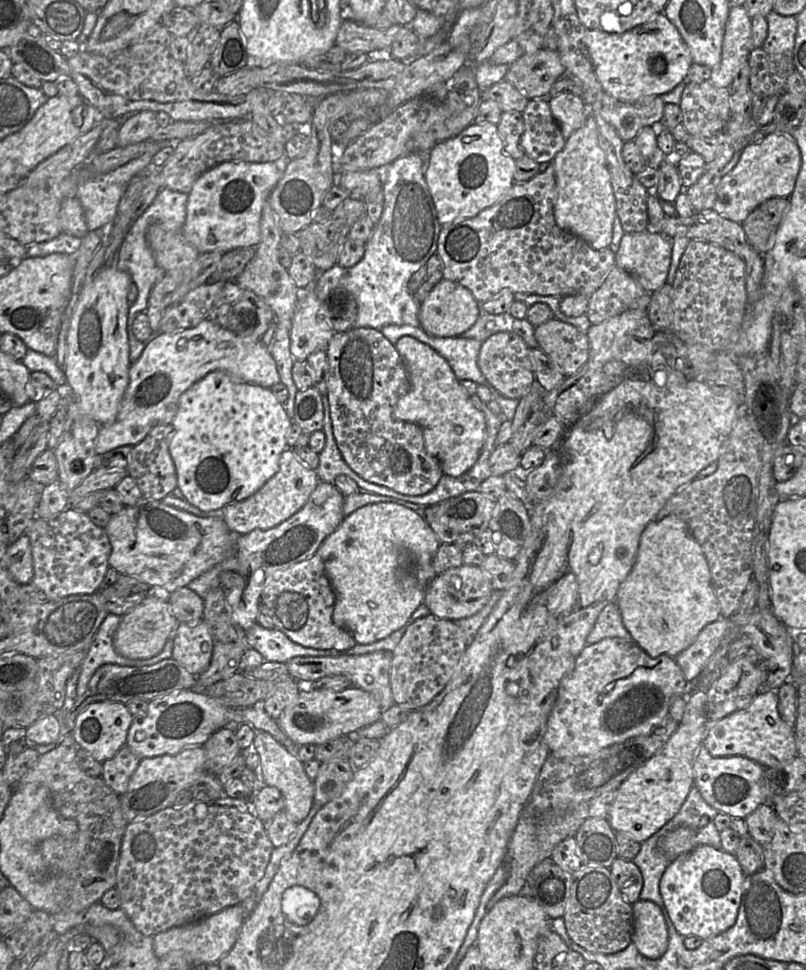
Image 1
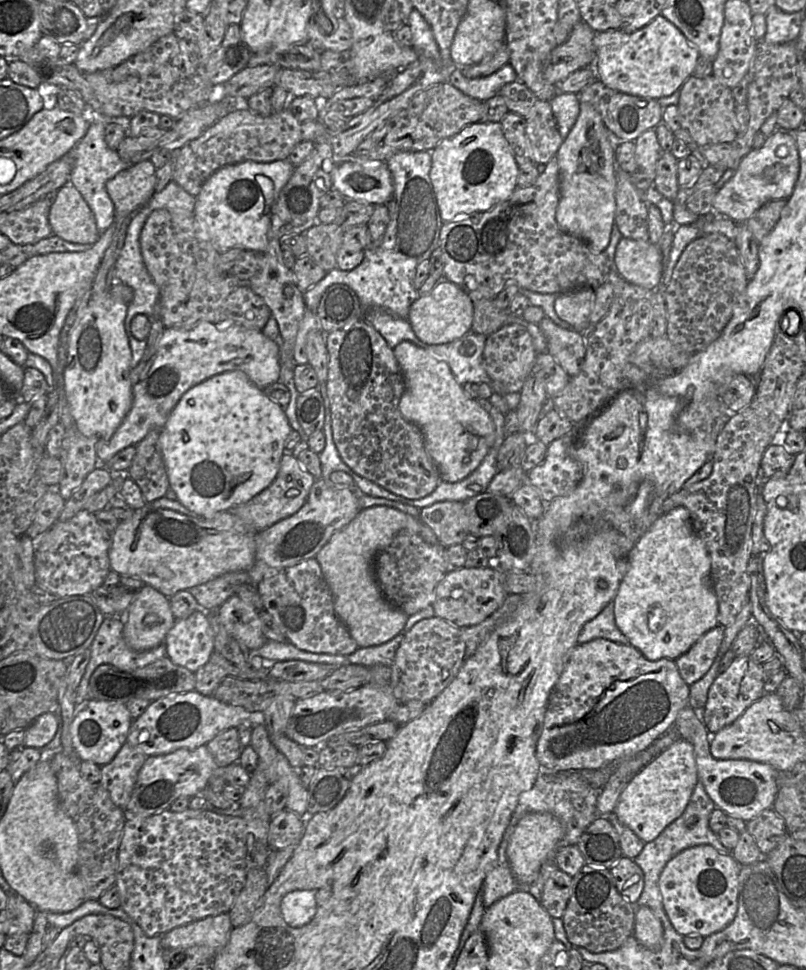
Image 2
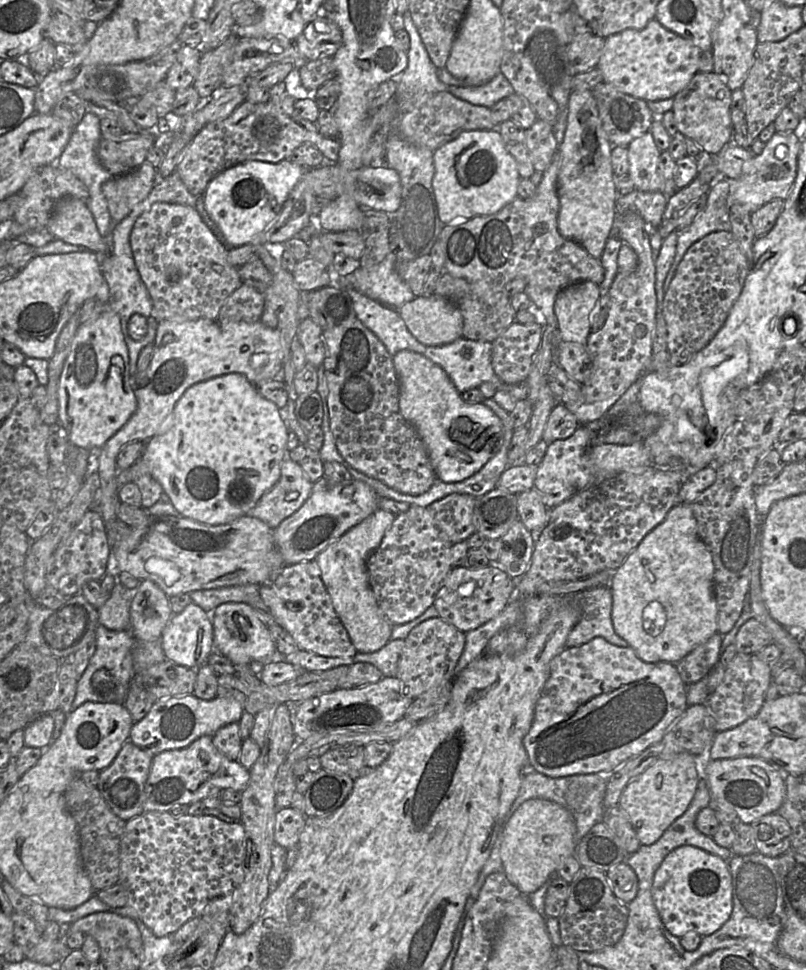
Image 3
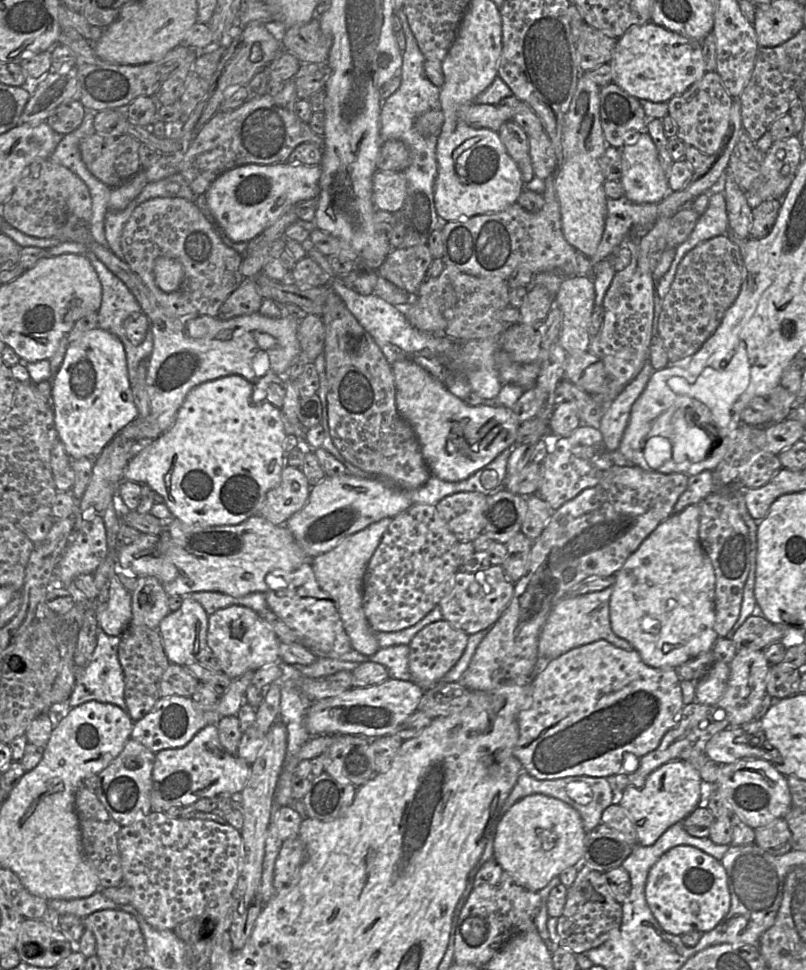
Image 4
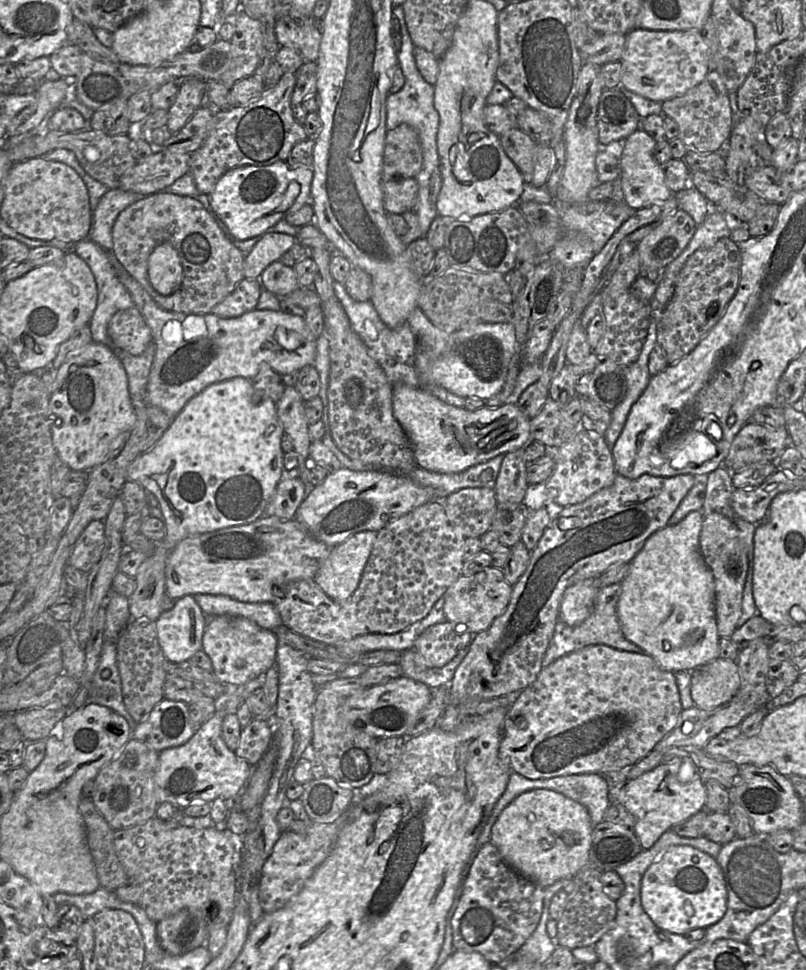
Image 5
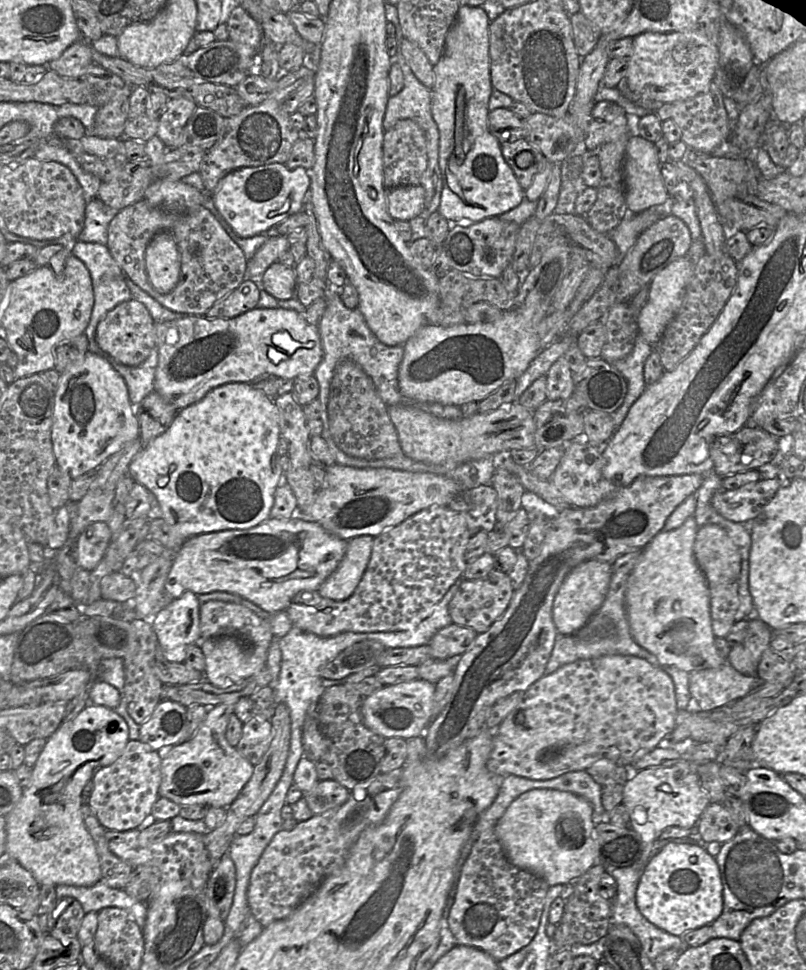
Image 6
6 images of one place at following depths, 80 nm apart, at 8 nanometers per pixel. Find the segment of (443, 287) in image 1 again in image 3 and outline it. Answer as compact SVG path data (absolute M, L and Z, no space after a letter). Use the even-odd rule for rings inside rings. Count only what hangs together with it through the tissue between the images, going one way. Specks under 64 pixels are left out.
M416 296L403 304L398 312L411 334L424 345L444 345L463 337L460 309L442 296Z

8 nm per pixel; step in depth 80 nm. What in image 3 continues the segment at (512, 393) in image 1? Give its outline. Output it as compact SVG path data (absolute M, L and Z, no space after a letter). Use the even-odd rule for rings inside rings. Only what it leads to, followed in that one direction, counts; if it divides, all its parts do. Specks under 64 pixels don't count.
M538 321L512 322L491 342L491 363L495 374L505 383L524 382L542 336L543 325Z

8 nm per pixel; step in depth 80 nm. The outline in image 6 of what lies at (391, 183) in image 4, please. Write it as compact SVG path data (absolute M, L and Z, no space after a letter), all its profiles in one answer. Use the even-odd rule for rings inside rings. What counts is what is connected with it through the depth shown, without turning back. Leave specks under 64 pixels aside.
M421 185L398 186L387 190L387 210L394 220L410 221L424 208L425 190Z

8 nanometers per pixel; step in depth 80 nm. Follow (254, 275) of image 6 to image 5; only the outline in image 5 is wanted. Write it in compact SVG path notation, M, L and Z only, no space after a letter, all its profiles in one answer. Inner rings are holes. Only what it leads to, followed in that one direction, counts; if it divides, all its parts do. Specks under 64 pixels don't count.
M267 231L259 238L244 258L244 276L248 279L258 279L266 267L290 250L296 240L292 235L272 231Z

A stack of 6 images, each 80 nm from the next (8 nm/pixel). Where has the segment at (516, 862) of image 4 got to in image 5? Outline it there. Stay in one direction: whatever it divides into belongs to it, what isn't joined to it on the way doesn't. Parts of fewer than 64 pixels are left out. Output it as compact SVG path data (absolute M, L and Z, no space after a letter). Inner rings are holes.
M533 789L516 797L500 814L492 827L491 840L504 862L523 878L546 888L558 880L574 878L589 863L593 823L582 804L548 789Z

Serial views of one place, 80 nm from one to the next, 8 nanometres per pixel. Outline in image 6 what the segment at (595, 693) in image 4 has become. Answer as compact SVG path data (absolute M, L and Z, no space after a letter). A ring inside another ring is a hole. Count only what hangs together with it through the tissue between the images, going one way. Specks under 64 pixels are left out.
M611 654L578 660L561 666L551 674L544 674L522 694L517 706L506 716L498 728L493 730L493 746L487 760L487 769L502 777L515 775L532 780L548 780L573 771L586 771L599 760L609 760L621 766L632 765L638 757L658 747L660 742L672 733L675 728L677 713L674 682L662 668L653 666L645 659L631 655Z

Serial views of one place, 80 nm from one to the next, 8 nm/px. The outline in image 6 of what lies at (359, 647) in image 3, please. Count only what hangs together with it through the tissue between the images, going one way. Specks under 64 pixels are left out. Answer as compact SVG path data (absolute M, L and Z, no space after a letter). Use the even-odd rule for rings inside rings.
M361 535L347 541L338 567L318 588L322 597L343 601L353 594L369 563L373 540L370 535Z

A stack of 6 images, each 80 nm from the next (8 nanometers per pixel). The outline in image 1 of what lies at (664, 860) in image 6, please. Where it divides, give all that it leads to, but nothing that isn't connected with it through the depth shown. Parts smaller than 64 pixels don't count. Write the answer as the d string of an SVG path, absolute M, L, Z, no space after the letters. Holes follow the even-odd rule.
M710 845L696 846L672 861L660 880L660 893L677 932L683 937L698 936L705 940L733 926L741 904L744 878L742 867L733 854L719 851Z

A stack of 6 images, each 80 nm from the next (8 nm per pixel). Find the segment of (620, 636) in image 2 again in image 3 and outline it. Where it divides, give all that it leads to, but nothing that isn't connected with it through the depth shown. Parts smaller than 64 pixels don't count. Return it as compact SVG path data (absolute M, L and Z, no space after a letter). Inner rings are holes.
M608 586L595 587L576 595L582 606L582 615L567 637L567 648L582 645L595 637L602 637L615 646L630 646L614 631L612 593Z

